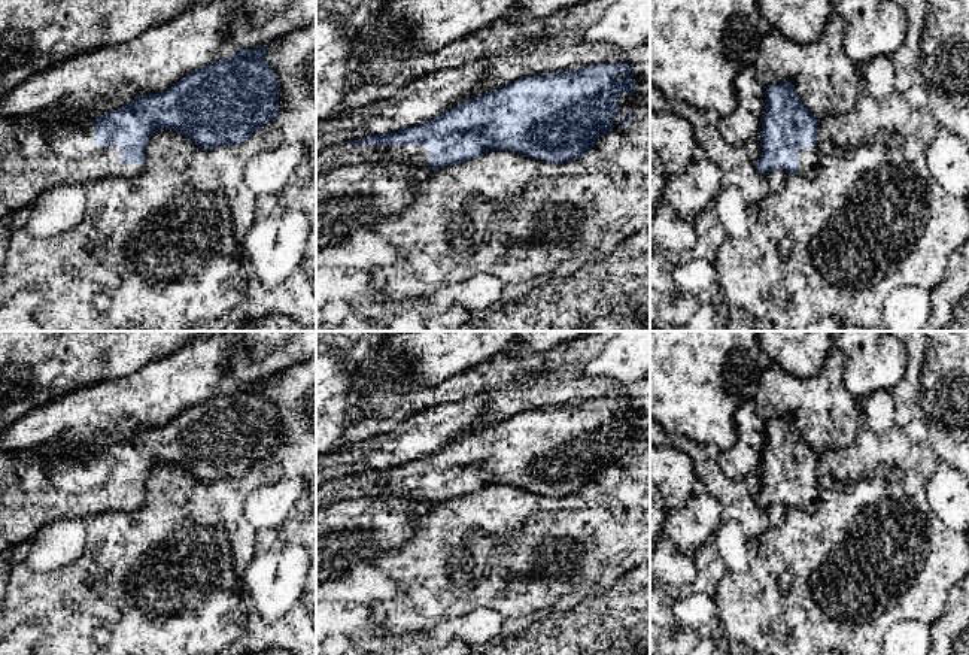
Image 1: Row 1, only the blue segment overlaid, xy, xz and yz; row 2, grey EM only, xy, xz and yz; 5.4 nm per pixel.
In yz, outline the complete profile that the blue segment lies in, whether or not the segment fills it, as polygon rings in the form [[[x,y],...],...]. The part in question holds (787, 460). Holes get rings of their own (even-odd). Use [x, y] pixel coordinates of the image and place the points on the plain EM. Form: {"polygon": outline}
{"polygon": [[[792,416],[769,419],[765,430],[757,506],[766,510],[774,504],[783,504],[815,513],[820,507],[820,455],[802,439]]]}

